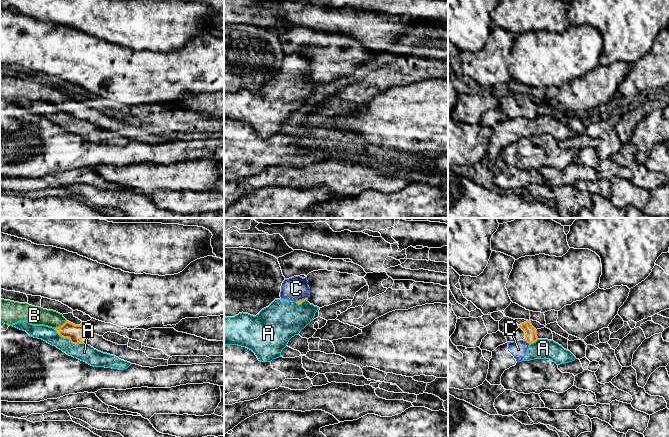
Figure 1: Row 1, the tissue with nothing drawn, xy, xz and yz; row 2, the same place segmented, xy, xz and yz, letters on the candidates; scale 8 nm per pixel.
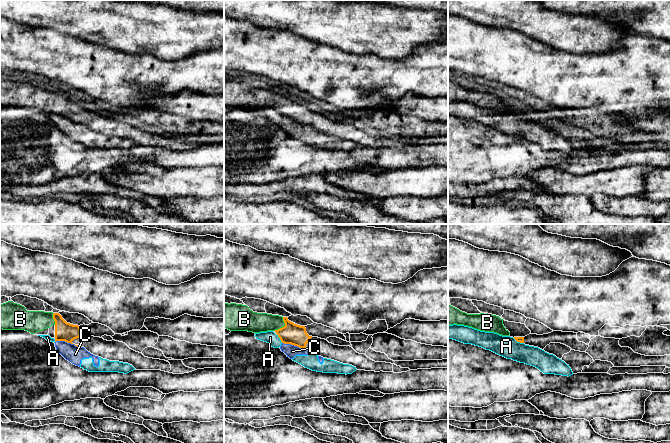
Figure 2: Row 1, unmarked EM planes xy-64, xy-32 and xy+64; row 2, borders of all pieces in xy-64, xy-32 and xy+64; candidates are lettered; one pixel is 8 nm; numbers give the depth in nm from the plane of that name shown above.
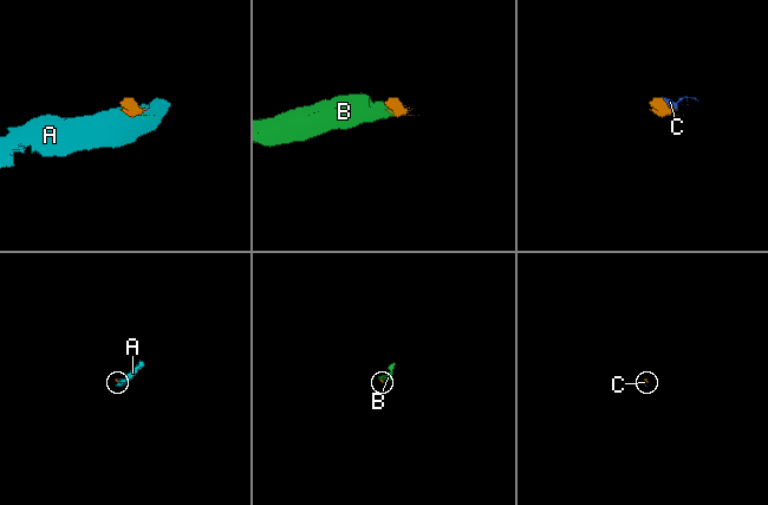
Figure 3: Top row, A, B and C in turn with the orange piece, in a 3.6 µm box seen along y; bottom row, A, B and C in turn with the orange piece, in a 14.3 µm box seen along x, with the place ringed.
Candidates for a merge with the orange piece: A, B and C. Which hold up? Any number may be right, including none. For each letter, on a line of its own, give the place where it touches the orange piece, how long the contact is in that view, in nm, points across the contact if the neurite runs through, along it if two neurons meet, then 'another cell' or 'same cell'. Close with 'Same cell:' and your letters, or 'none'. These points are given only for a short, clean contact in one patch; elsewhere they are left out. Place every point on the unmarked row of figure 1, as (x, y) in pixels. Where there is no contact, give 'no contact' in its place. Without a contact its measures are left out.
A: meets orange in xy at (62, 112); contact 170 nm long; border along xy (54, 104), (61, 112), (66, 113), (70, 117); another cell
B: meets orange in xy at (60, 102); contact 120 nm long; same cell
C: meets orange in yz at (526, 117); contact 70 nm long; border along yz (522, 116), (529, 119); another cell
Same cell: B

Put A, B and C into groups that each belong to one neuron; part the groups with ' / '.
A C / B

